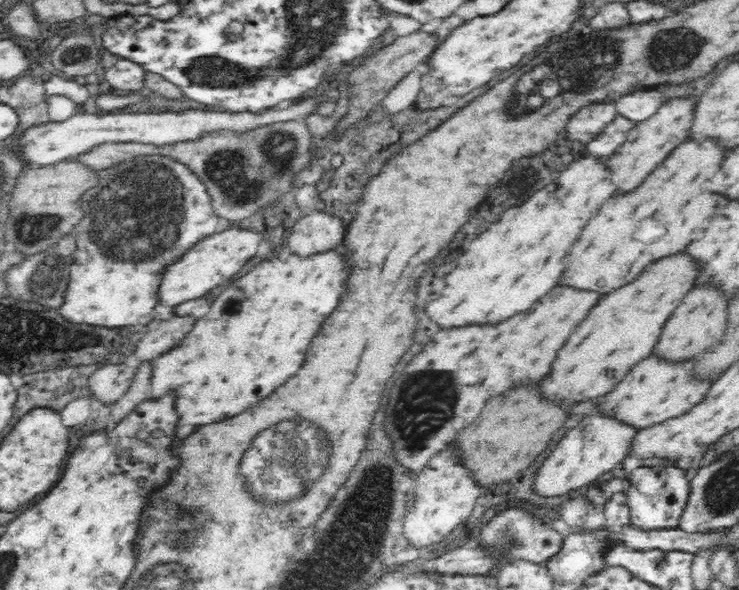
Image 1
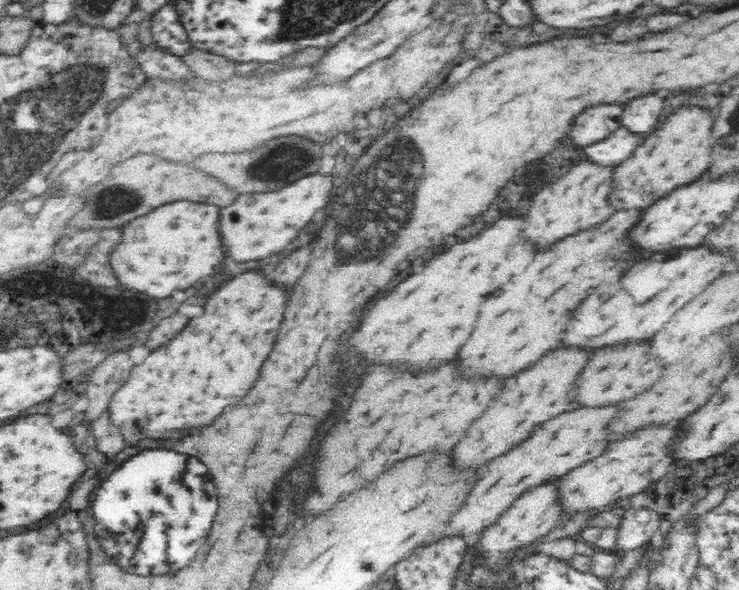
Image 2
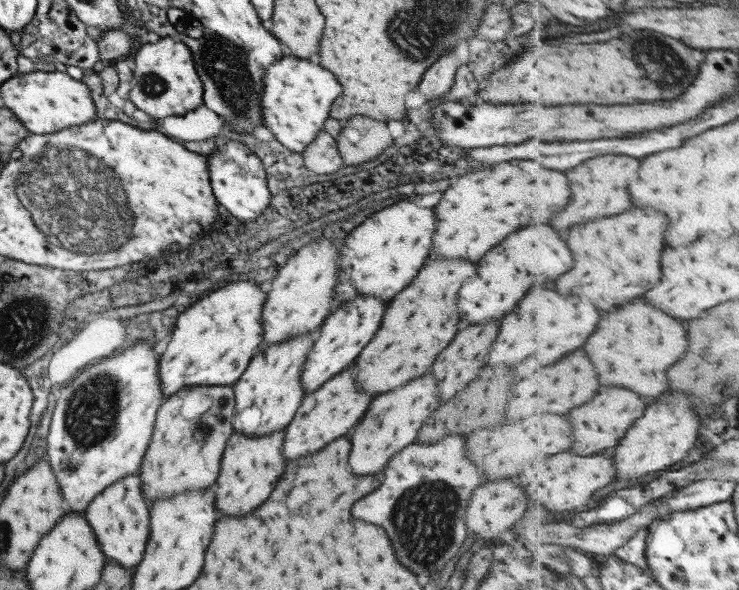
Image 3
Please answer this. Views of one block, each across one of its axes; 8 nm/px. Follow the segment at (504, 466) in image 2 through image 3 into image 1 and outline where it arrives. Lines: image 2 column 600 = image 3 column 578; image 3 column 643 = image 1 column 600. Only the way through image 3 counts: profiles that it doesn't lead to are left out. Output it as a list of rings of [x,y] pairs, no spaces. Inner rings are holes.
[[[646,358],[646,360],[640,360],[640,364],[632,366],[626,372],[626,376],[620,380],[620,384],[616,384],[608,394],[604,394],[594,404],[594,408],[598,416],[618,420],[620,424],[626,424],[632,428],[646,428],[646,426],[664,422],[672,416],[680,416],[688,412],[688,408],[692,408],[702,400],[706,390],[708,390],[706,382],[694,382],[690,378],[688,364],[668,366],[654,358]]]

